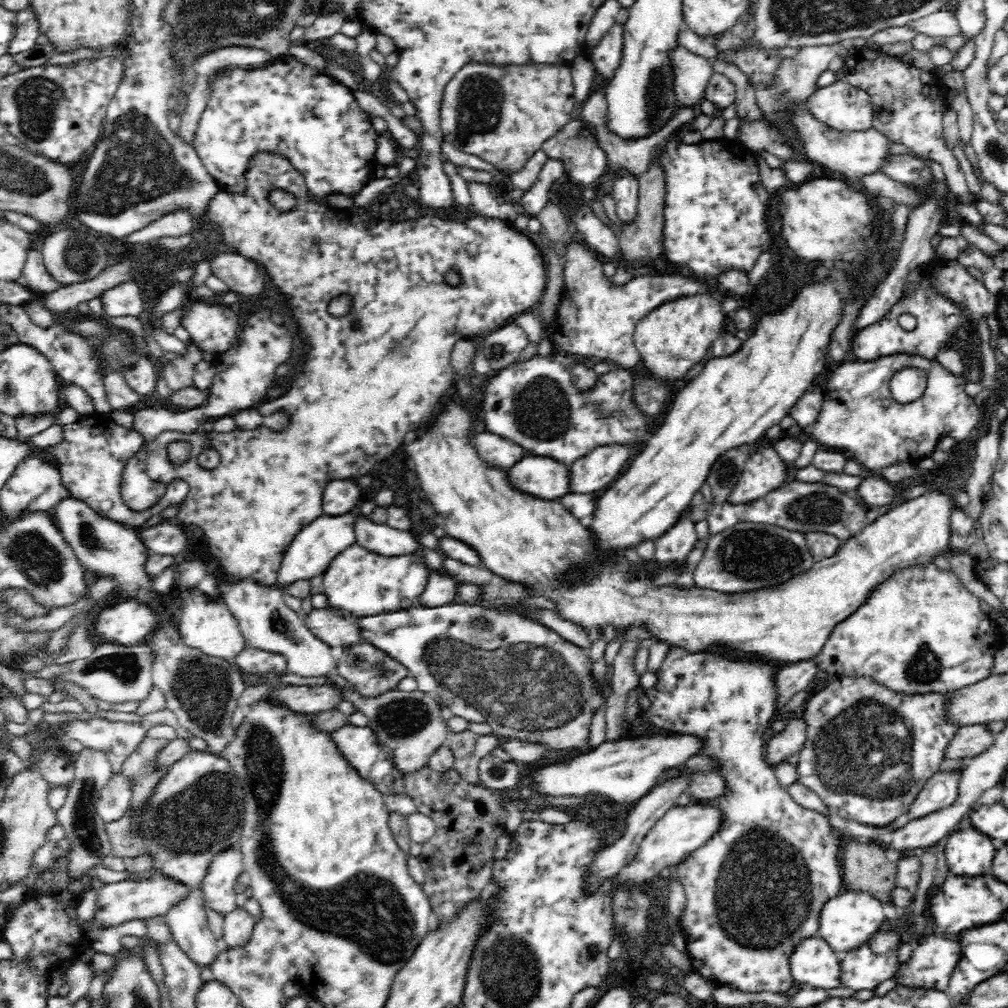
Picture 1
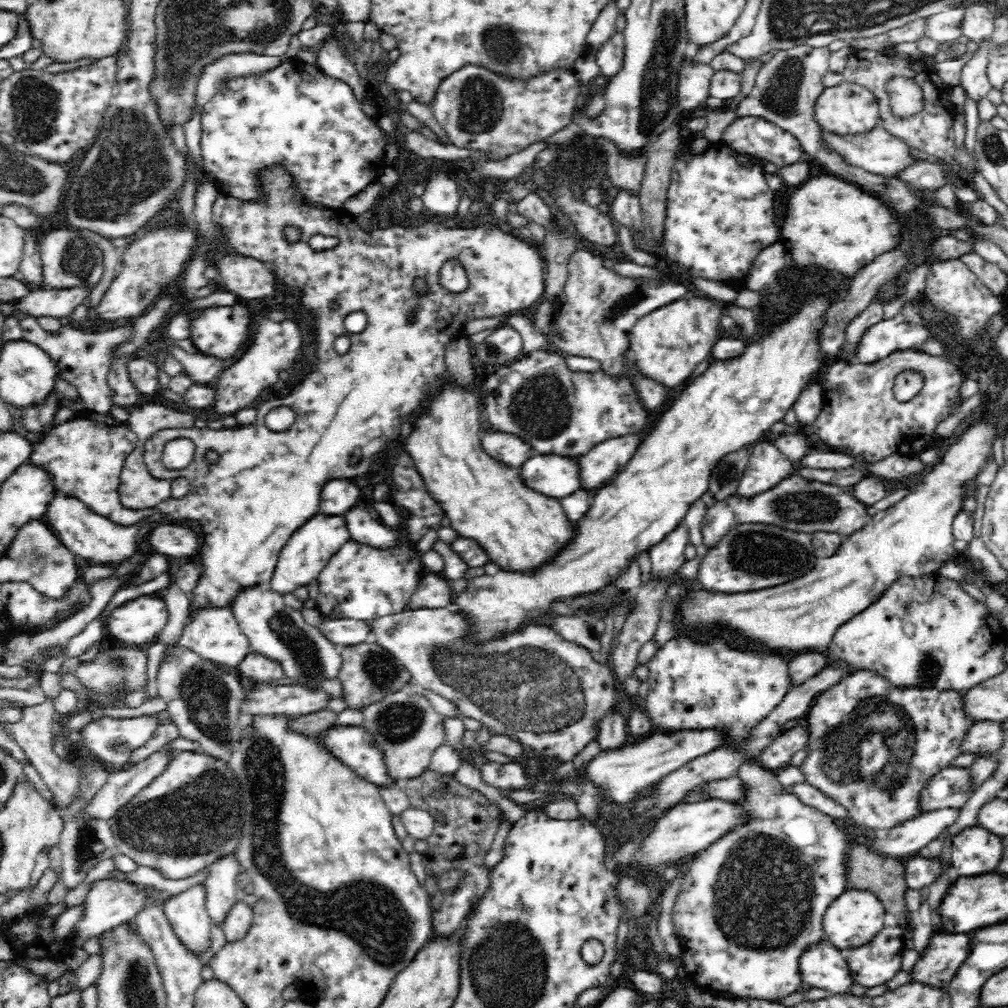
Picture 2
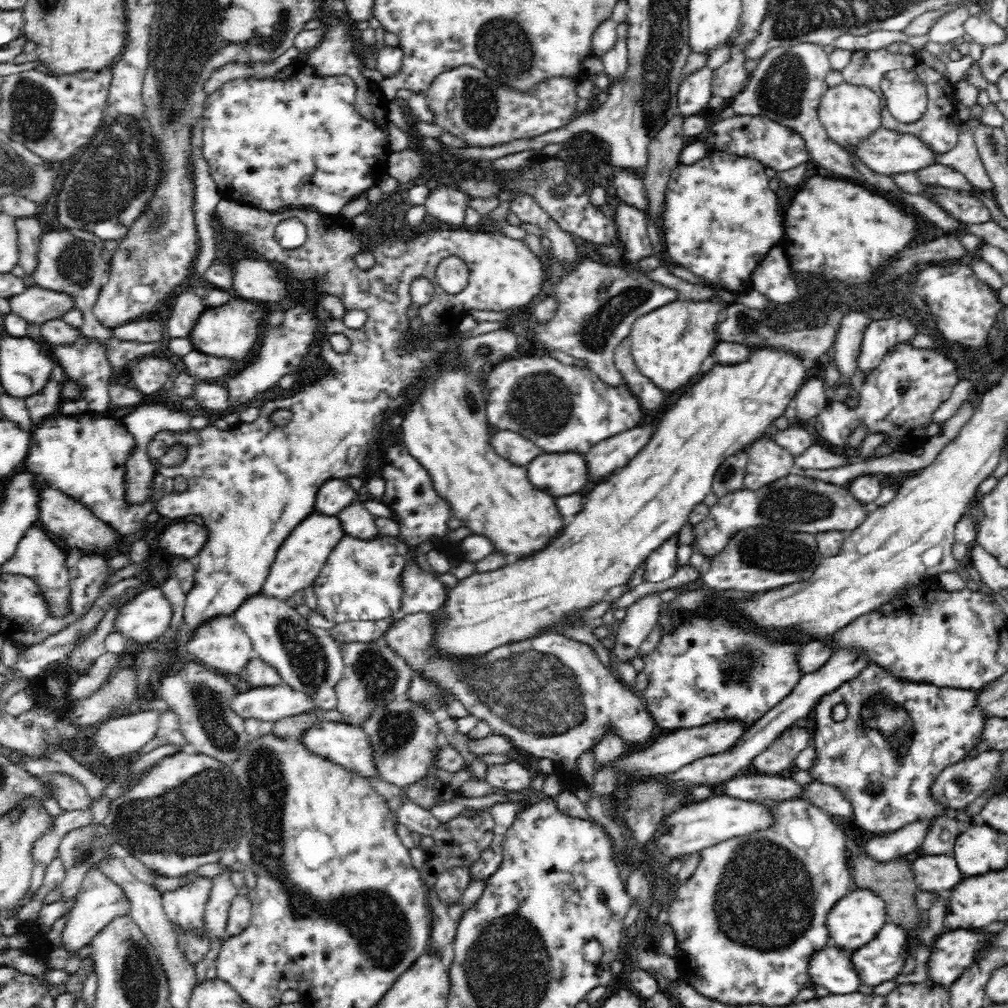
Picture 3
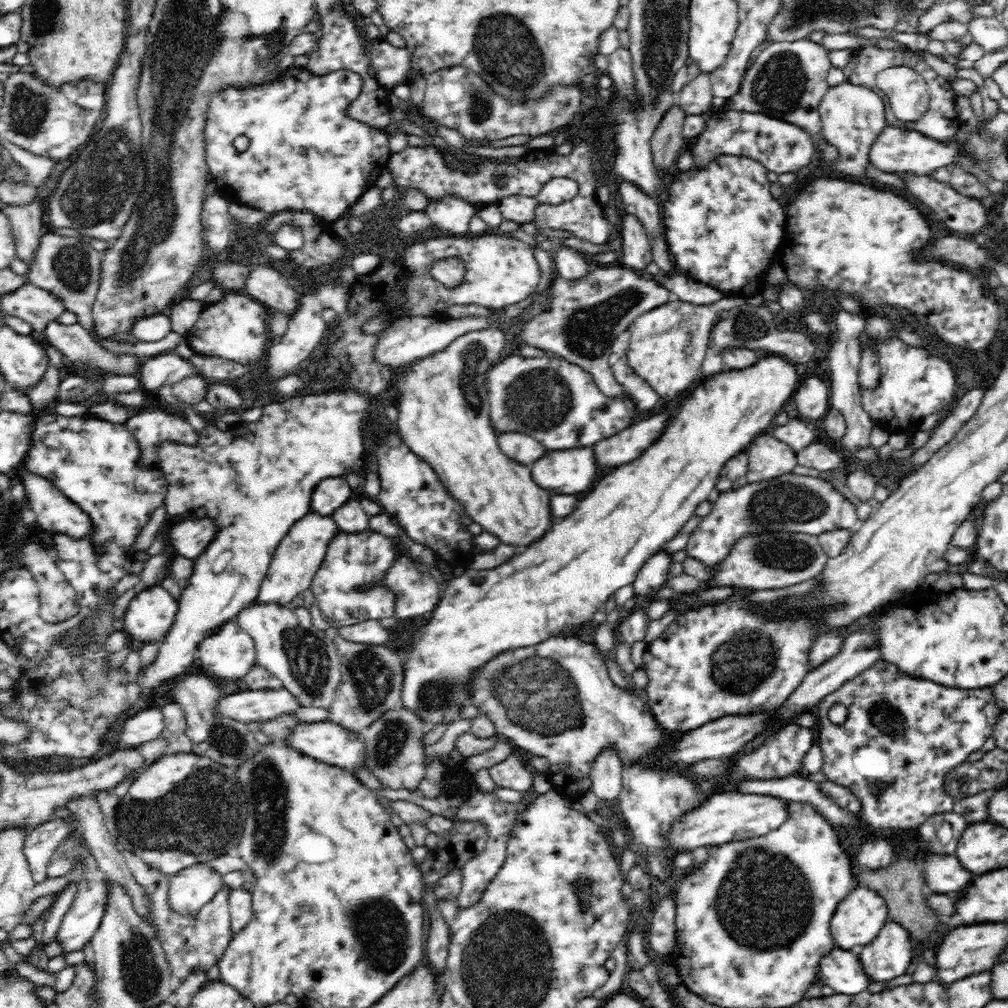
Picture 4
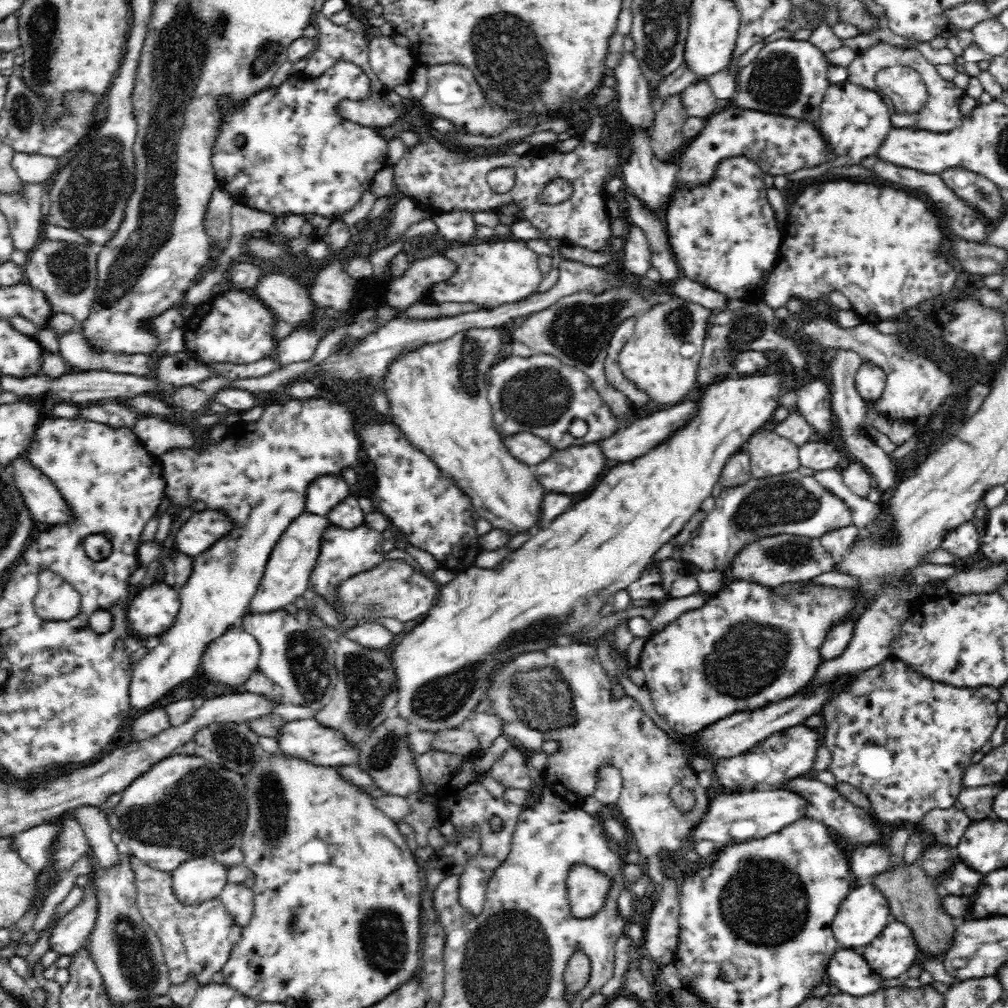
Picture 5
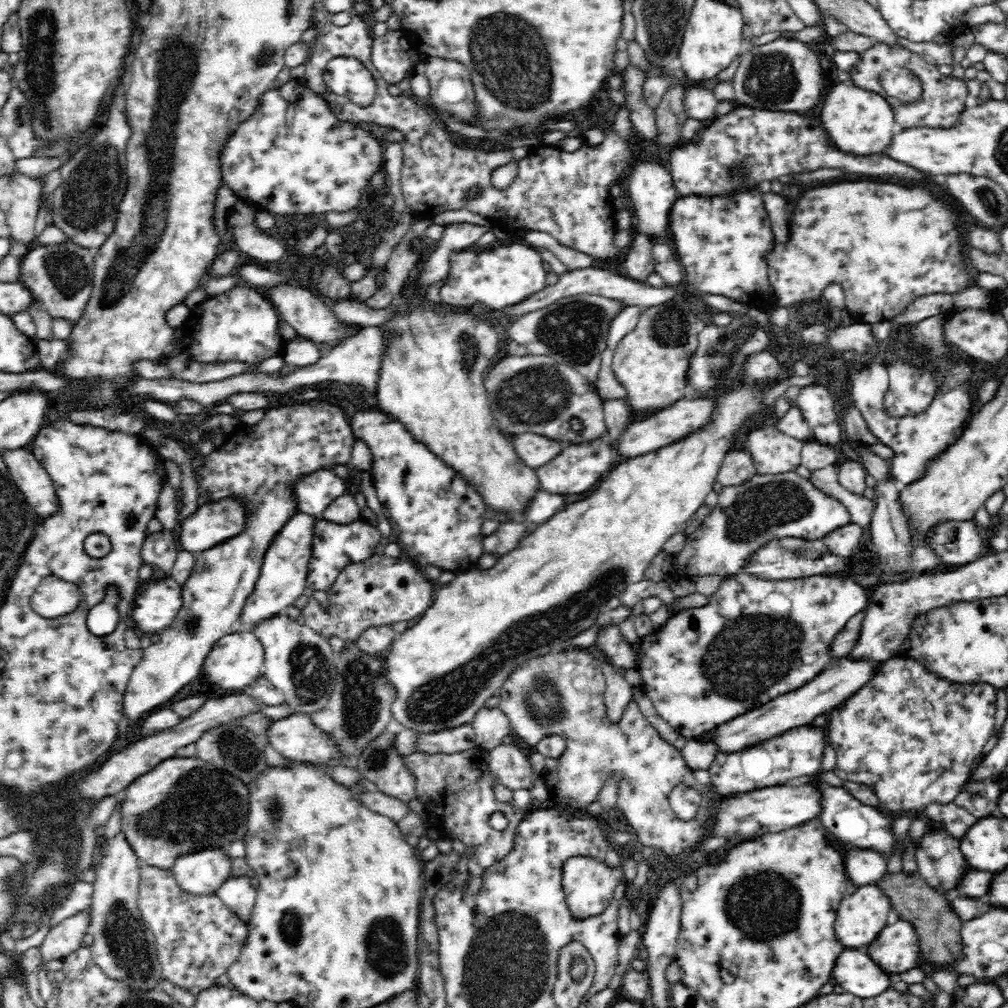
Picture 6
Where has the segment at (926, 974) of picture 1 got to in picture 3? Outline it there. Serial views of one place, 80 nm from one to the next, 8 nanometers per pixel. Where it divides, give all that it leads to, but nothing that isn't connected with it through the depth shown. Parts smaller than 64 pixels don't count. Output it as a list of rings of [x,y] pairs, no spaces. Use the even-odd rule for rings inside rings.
[[[982,928],[947,930],[934,942],[930,954],[930,979],[949,987],[978,960],[978,954],[992,946],[996,932]]]

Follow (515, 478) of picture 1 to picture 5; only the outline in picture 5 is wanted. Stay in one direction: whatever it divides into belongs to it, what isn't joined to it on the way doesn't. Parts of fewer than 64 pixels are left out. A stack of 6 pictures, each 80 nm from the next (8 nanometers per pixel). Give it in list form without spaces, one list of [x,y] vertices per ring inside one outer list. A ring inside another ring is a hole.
[[[594,442],[566,447],[552,454],[544,464],[534,468],[534,474],[538,476],[540,485],[546,493],[572,495],[594,488],[601,480],[600,476],[606,472],[606,466],[608,466],[608,458],[602,452],[602,445],[600,442]]]

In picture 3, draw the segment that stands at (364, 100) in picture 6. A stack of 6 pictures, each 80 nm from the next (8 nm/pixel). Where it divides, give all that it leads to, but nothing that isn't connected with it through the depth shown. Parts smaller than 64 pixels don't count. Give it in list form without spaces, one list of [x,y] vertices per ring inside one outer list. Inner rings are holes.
[[[297,58],[288,66],[282,68],[270,80],[238,77],[225,82],[218,90],[212,91],[206,98],[206,106],[204,106],[204,112],[199,123],[203,134],[201,156],[208,163],[211,177],[217,184],[220,199],[238,202],[238,205],[262,211],[274,212],[288,208],[298,208],[334,217],[341,215],[342,208],[347,206],[350,201],[360,197],[365,191],[372,190],[373,186],[377,187],[378,182],[387,174],[389,156],[392,154],[392,150],[388,144],[388,137],[384,134],[382,128],[376,126],[373,122],[364,120],[355,111],[356,92],[356,81],[350,75],[320,76],[314,72],[310,65]]]

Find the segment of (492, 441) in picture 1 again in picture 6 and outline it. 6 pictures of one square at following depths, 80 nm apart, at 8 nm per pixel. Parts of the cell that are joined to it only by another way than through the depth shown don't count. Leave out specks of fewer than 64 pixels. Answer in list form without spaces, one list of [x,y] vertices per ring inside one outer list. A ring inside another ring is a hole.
[[[524,433],[511,437],[518,456],[532,468],[542,468],[562,454],[562,442],[539,434]]]

